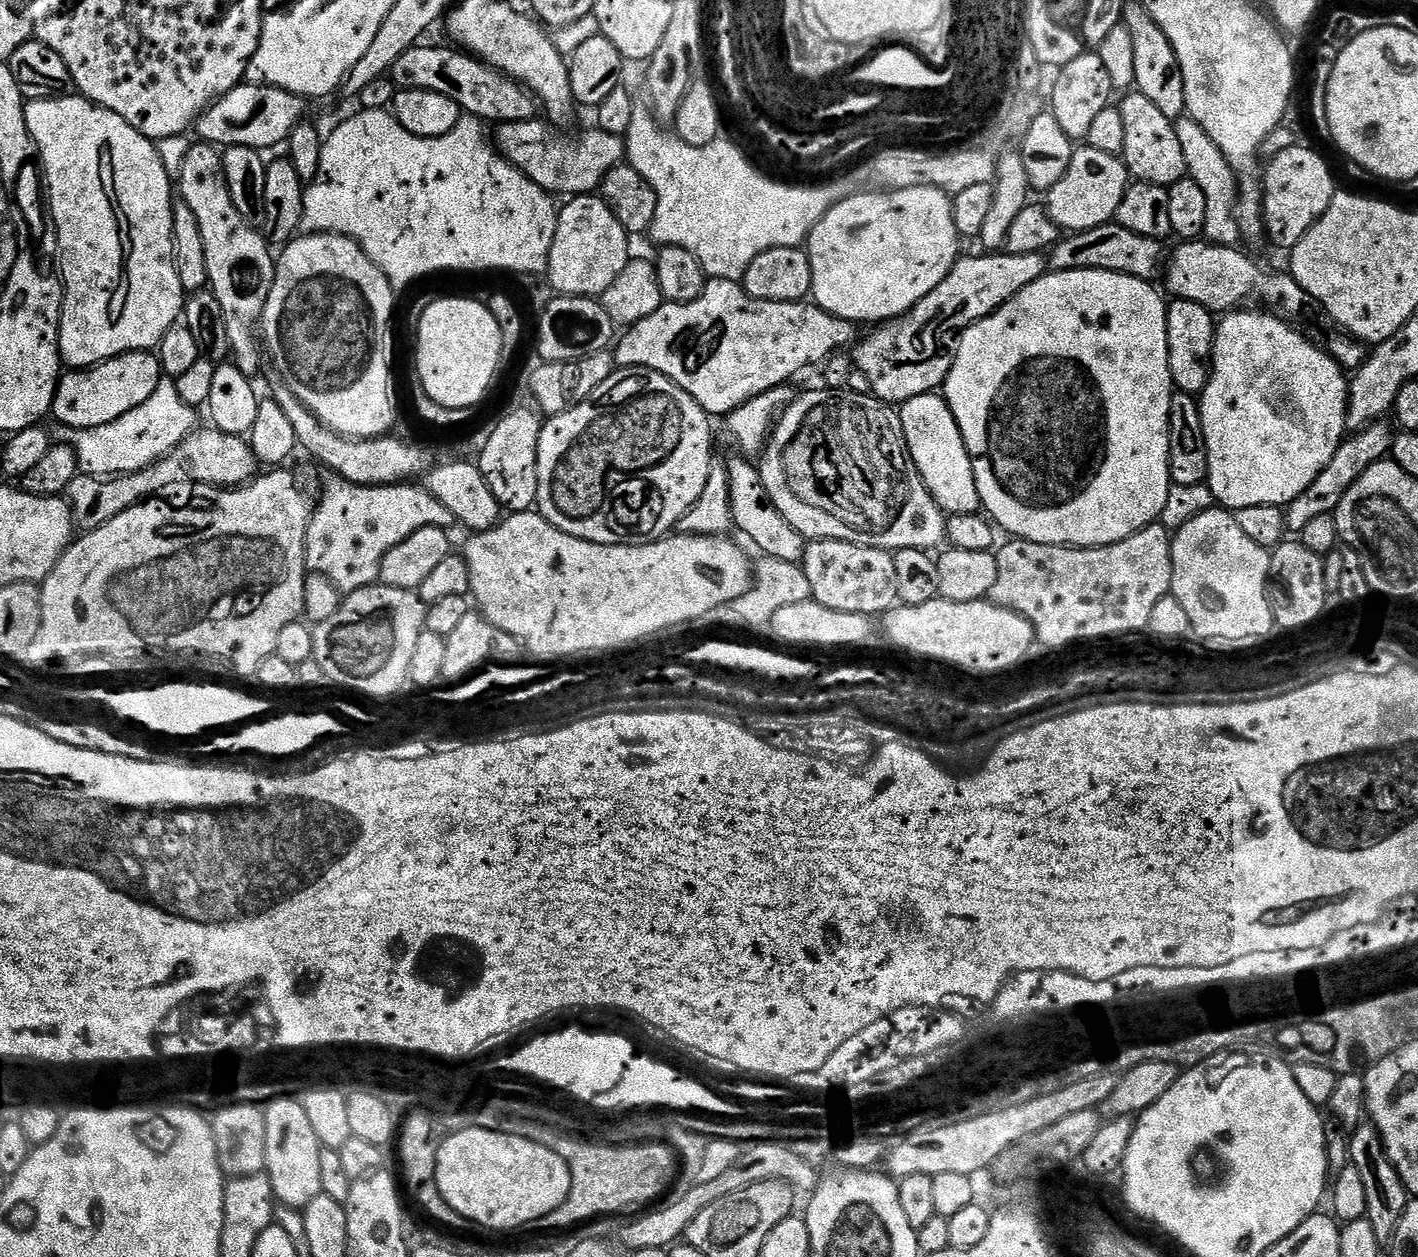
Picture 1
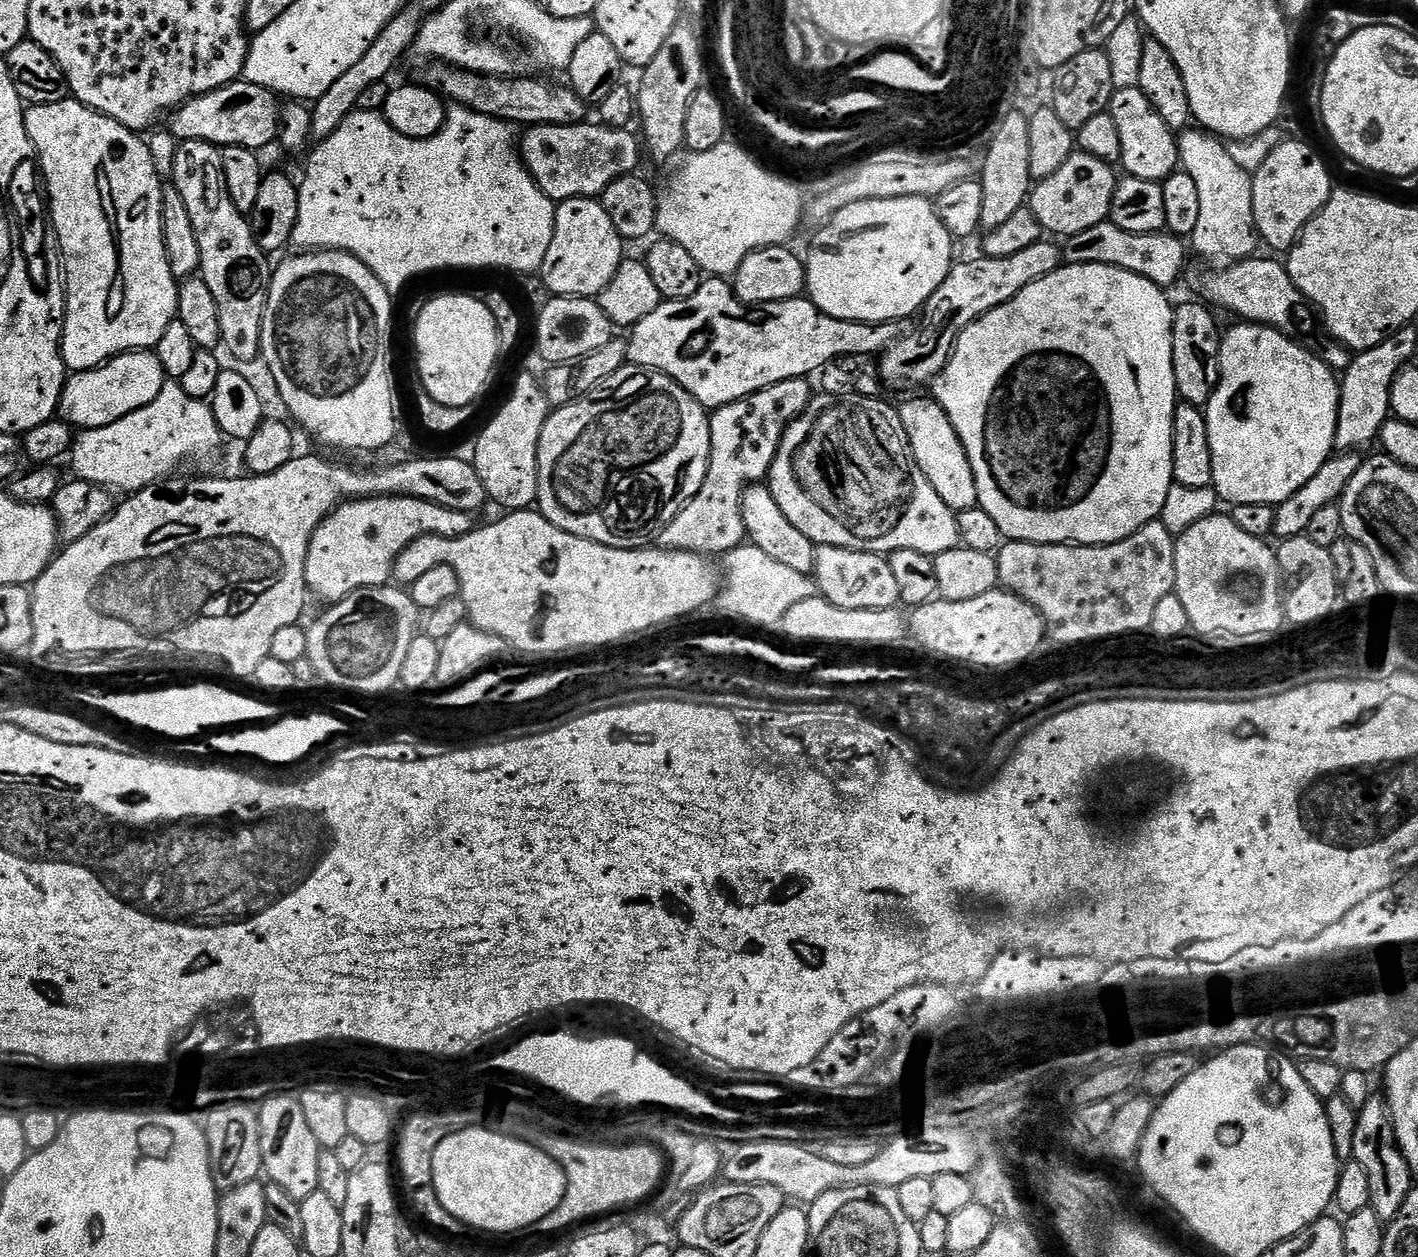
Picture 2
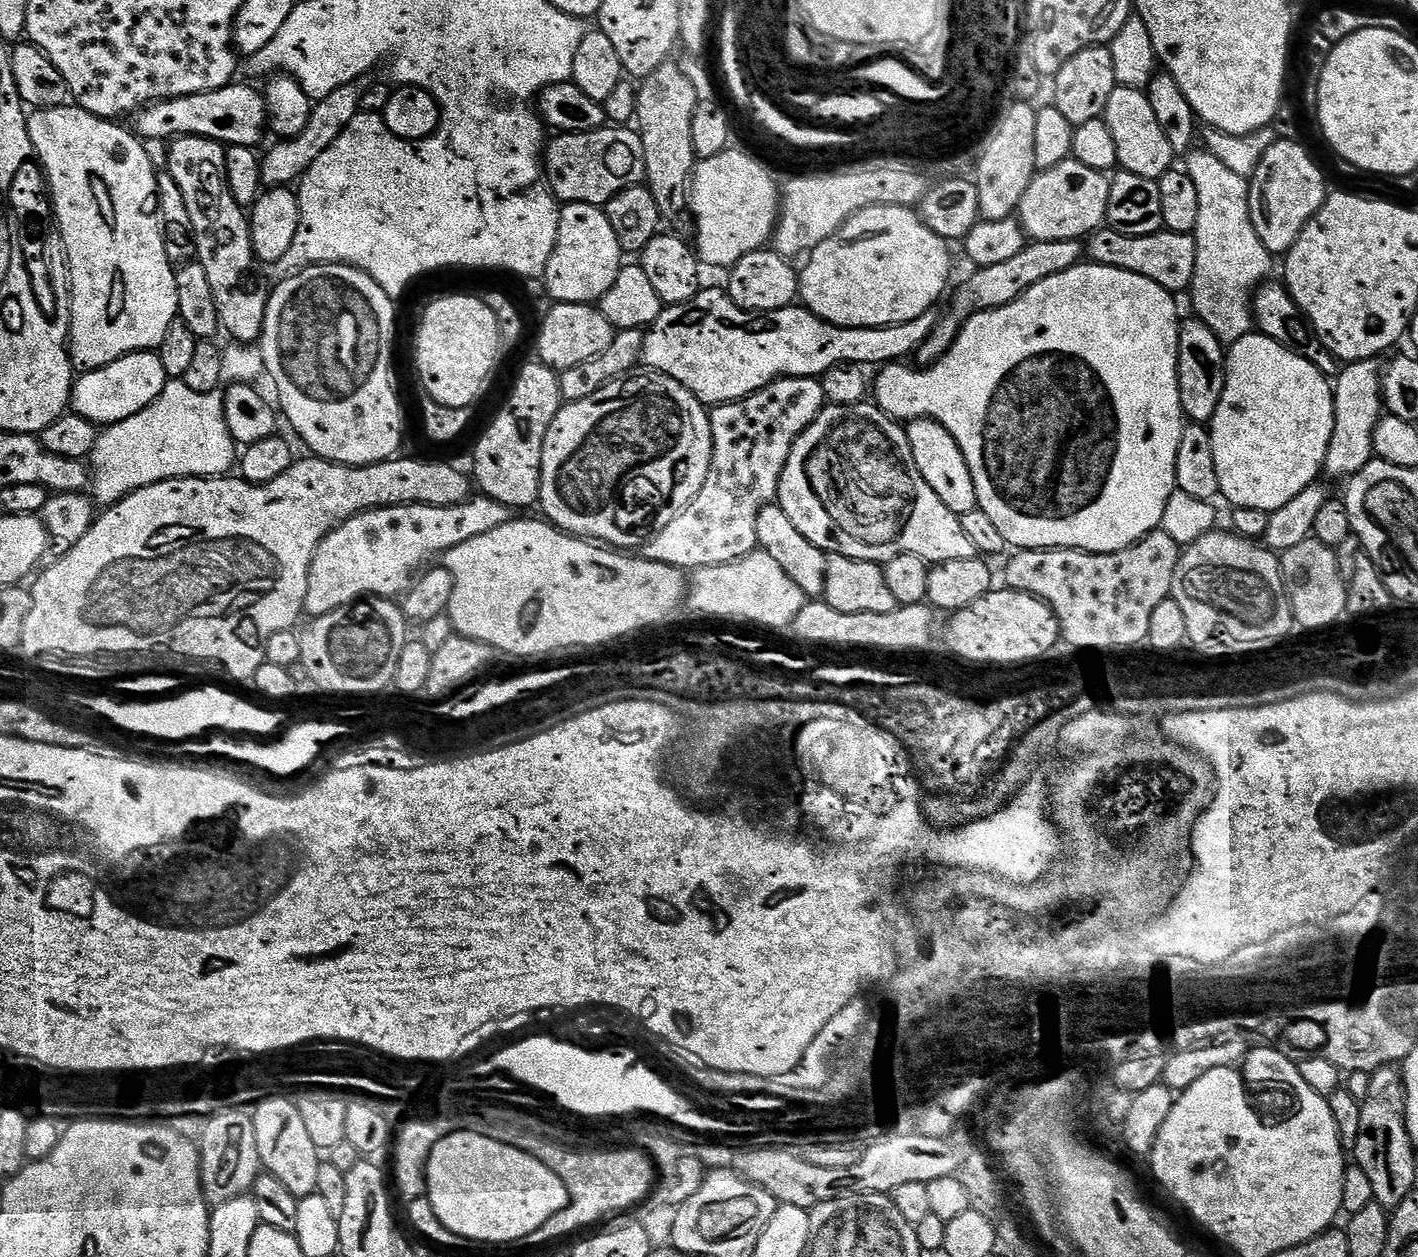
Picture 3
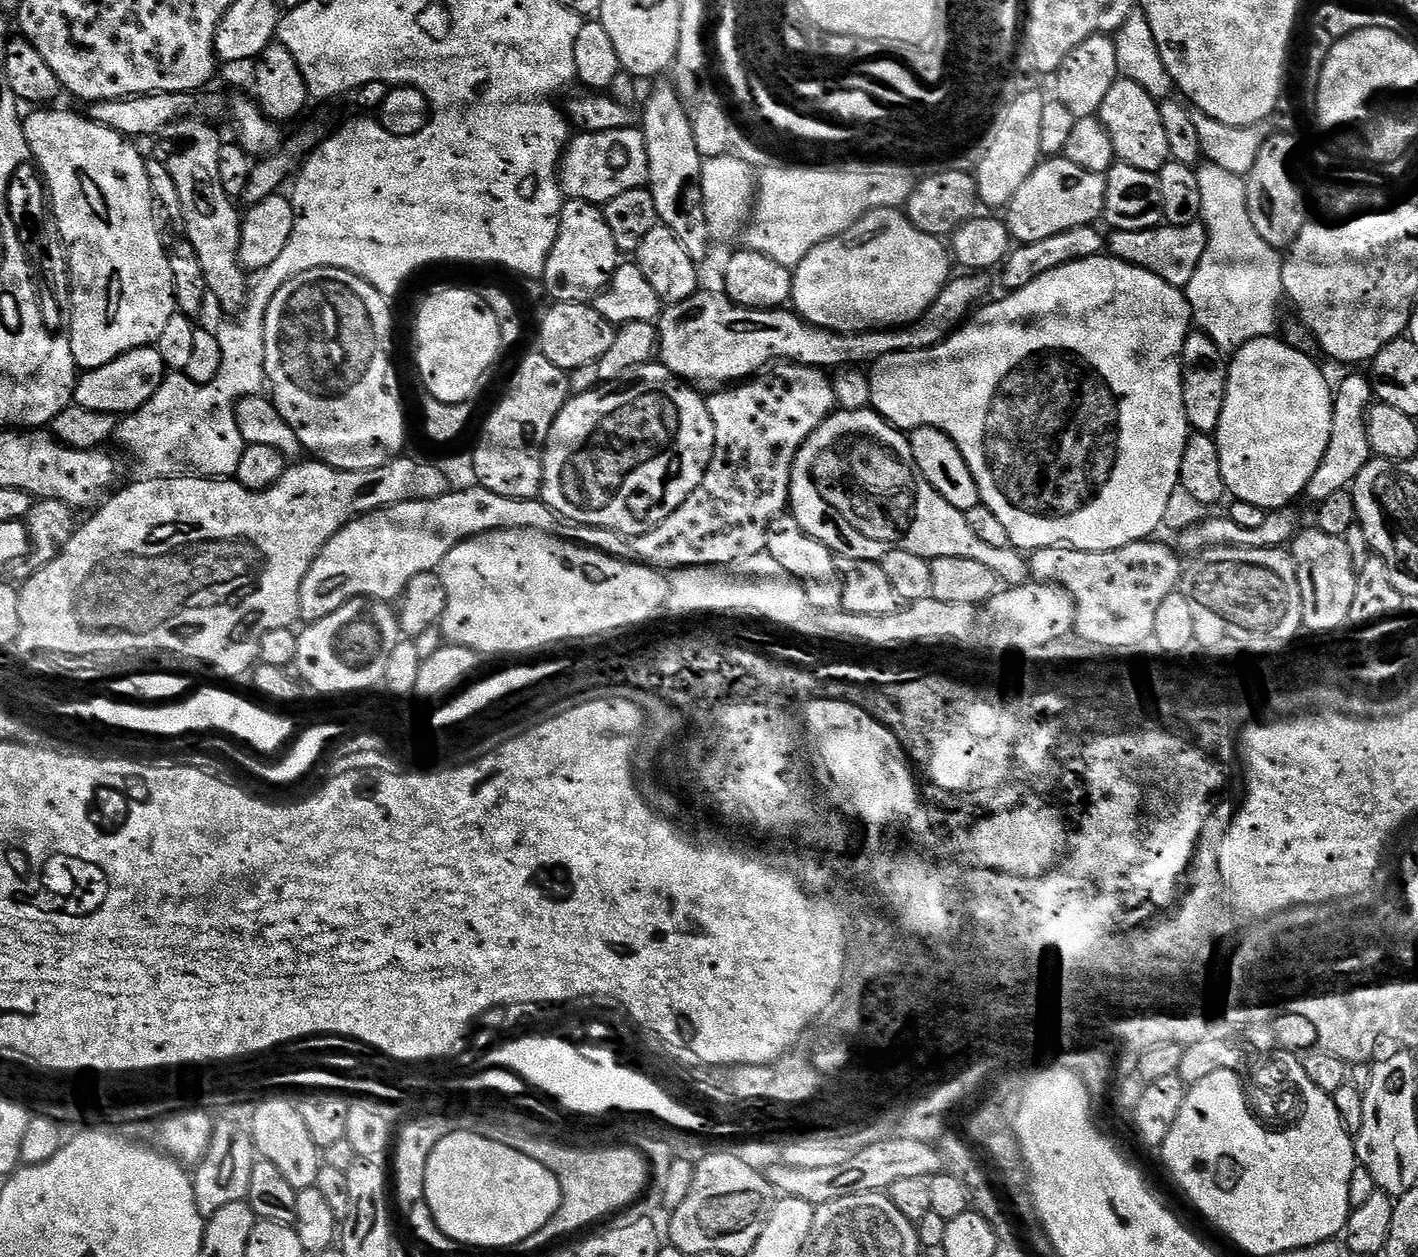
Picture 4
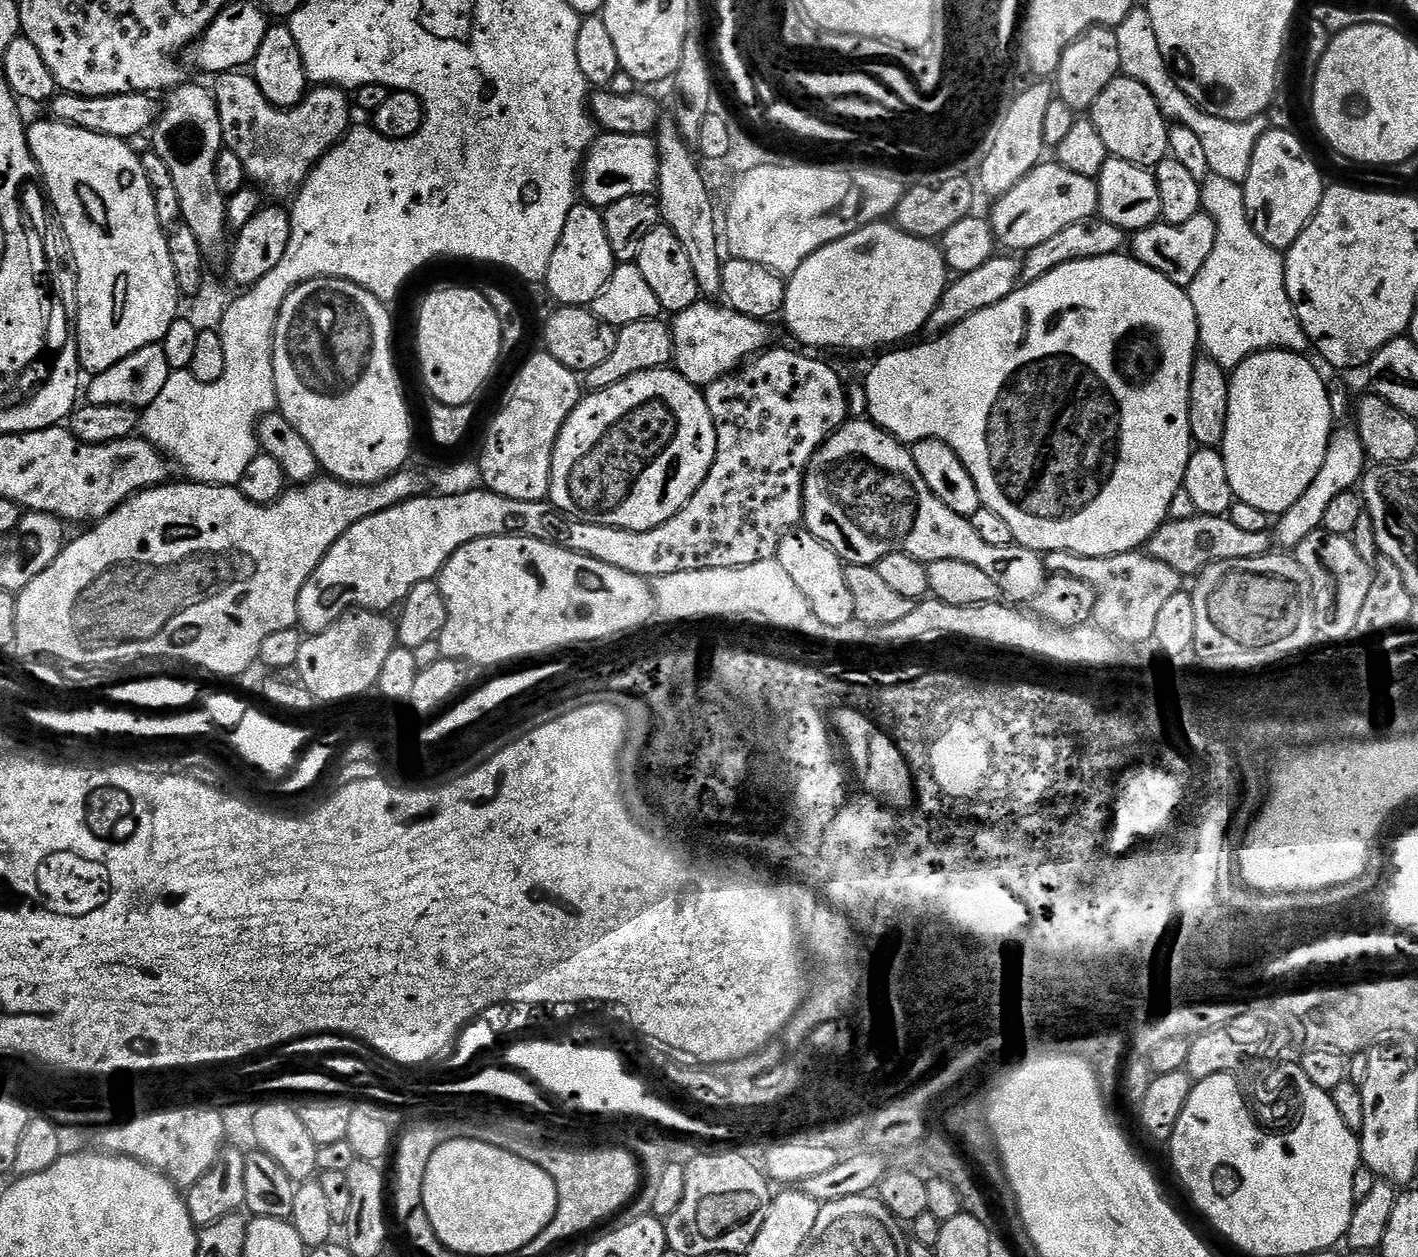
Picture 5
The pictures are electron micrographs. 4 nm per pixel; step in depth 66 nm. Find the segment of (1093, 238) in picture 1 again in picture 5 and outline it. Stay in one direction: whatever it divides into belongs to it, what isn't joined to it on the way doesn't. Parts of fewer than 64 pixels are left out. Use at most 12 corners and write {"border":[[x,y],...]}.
{"border":[[1207,214],[1131,233],[1135,260],[1187,290],[1214,250]]}

